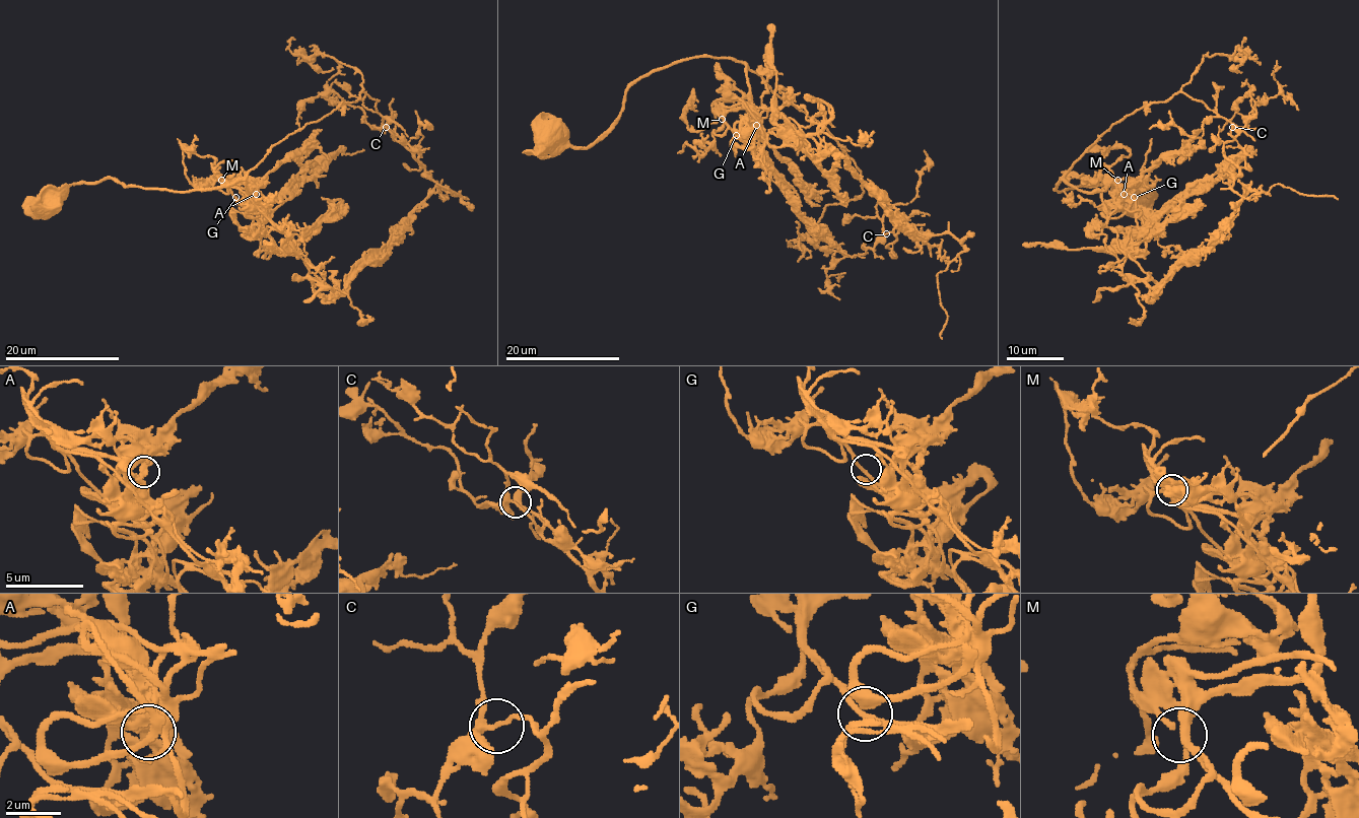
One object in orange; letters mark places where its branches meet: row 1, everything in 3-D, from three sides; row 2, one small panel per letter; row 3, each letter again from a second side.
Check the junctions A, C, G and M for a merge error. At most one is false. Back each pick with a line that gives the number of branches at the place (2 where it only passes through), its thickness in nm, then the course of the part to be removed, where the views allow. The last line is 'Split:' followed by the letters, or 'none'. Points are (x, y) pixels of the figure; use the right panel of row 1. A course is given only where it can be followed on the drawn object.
Split: none

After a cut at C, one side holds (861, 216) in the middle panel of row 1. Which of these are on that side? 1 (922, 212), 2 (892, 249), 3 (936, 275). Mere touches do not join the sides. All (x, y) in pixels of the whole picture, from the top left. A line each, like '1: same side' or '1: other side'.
1: other side
2: other side
3: other side

